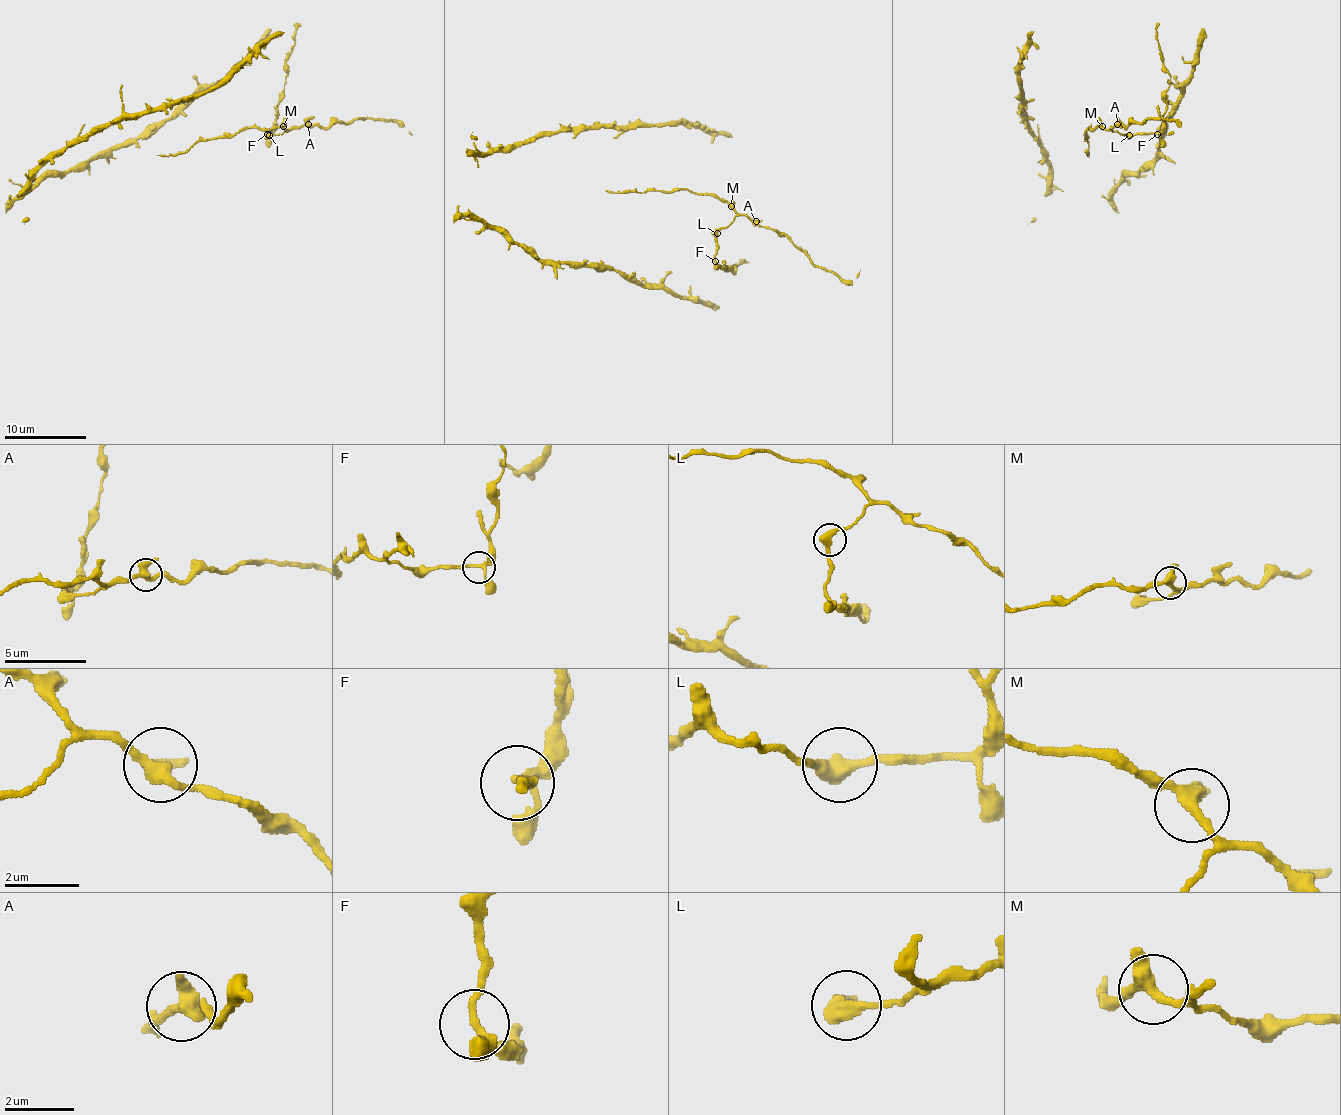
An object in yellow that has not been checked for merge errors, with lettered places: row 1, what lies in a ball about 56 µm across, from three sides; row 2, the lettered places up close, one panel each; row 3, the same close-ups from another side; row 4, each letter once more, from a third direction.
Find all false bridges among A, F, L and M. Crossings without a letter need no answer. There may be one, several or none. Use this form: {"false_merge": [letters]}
{"false_merge": []}

